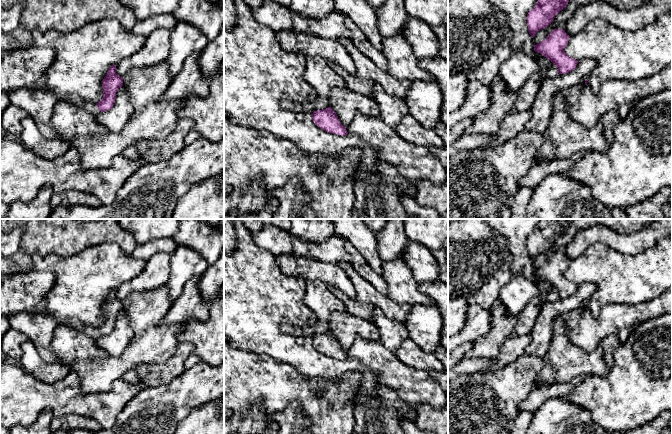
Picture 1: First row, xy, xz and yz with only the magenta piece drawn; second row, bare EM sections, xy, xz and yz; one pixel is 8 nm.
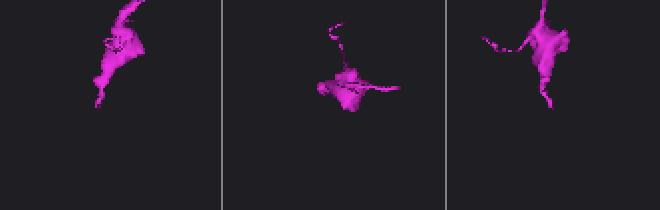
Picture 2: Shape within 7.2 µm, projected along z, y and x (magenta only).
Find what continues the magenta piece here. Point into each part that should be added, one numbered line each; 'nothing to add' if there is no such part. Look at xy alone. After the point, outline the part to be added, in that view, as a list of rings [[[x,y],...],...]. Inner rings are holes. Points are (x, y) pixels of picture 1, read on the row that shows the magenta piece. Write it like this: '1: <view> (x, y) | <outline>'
1: xy (91, 107) | [[[78,96],[70,97],[67,100],[67,102],[72,103],[75,106],[80,107],[82,109],[85,109],[86,111],[88,111],[89,113],[95,116],[99,116],[99,114],[101,113],[101,111],[97,107],[97,103],[85,101]]]

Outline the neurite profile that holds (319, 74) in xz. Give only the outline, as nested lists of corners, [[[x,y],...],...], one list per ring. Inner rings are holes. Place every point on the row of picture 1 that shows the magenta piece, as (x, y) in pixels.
[[[318,57],[308,62],[304,80],[316,91],[317,95],[313,101],[301,101],[304,112],[314,112],[330,107],[331,90],[345,87],[342,77],[326,60]]]

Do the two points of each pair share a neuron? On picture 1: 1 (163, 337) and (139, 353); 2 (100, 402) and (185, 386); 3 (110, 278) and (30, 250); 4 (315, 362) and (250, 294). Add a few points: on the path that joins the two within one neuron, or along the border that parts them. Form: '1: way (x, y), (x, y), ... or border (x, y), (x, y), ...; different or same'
1: way (157, 338), (145, 348); same
2: border (145, 386), (120, 412); different
3: border (66, 256), (34, 254), (31, 261); different
4: way (295, 354), (254, 314); same

